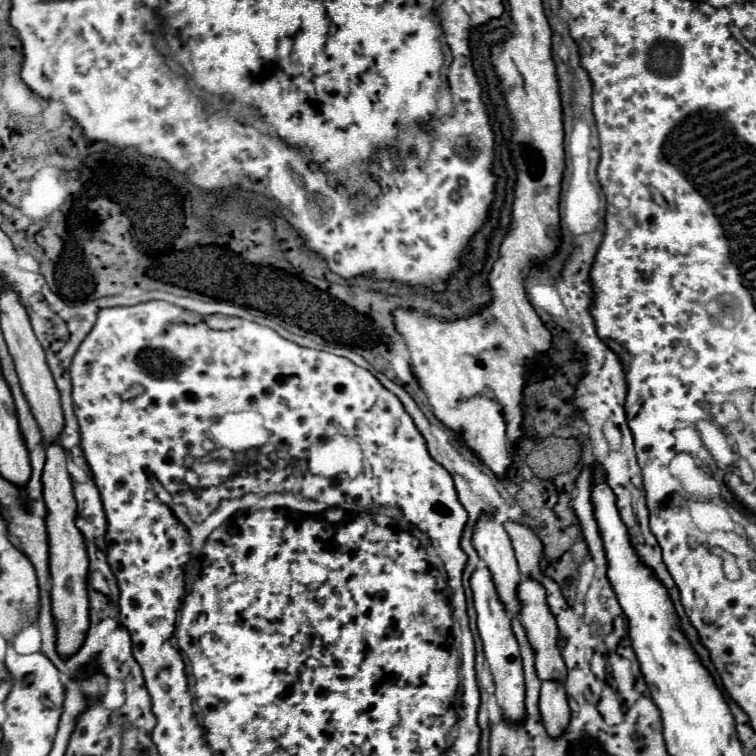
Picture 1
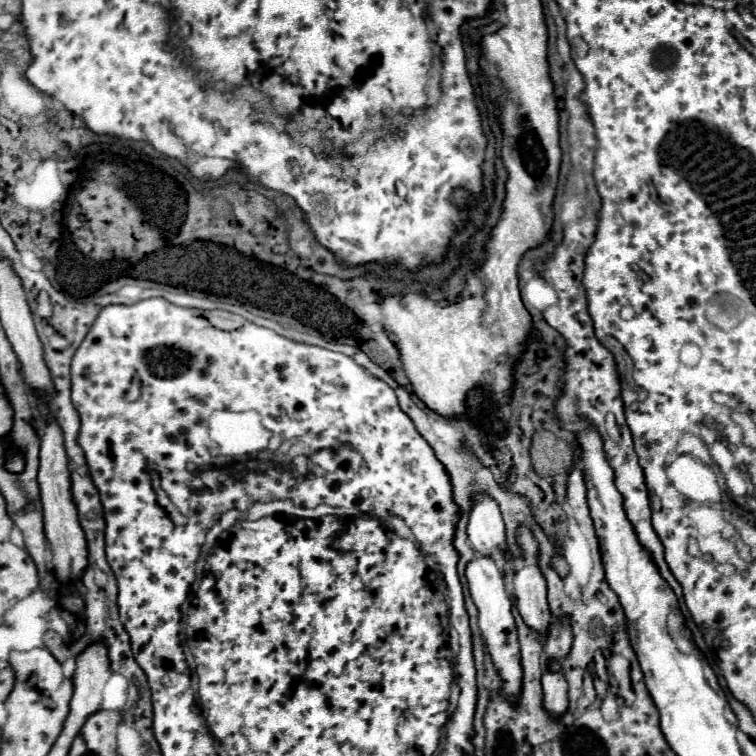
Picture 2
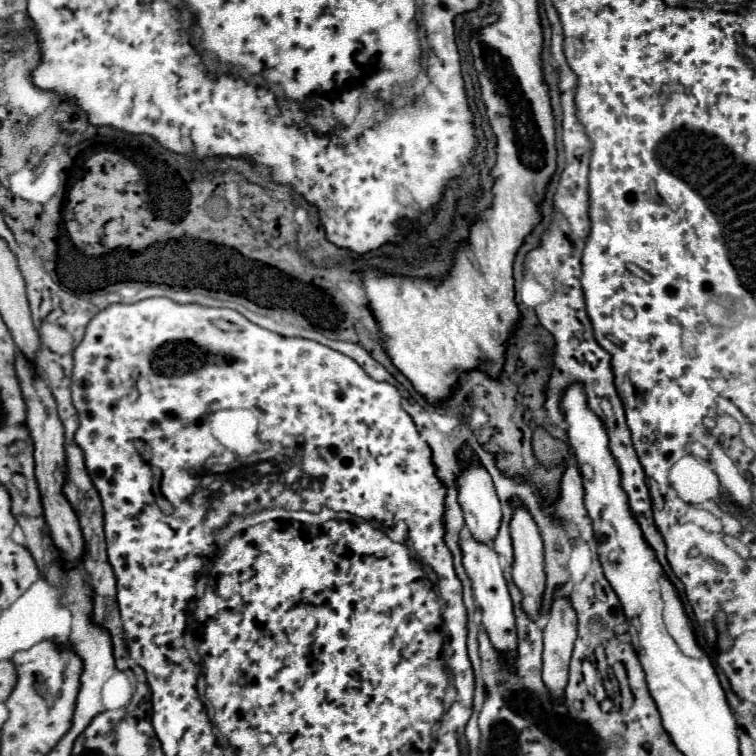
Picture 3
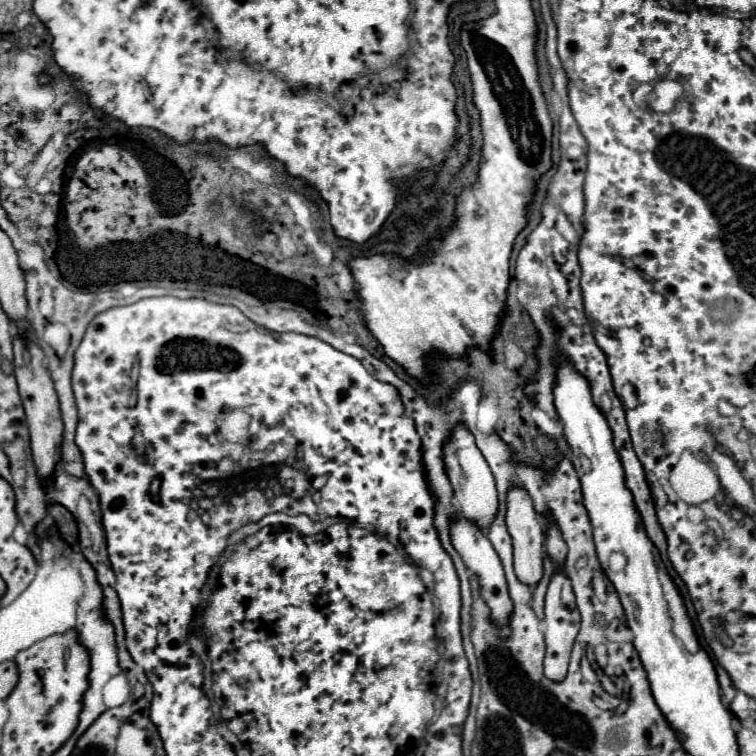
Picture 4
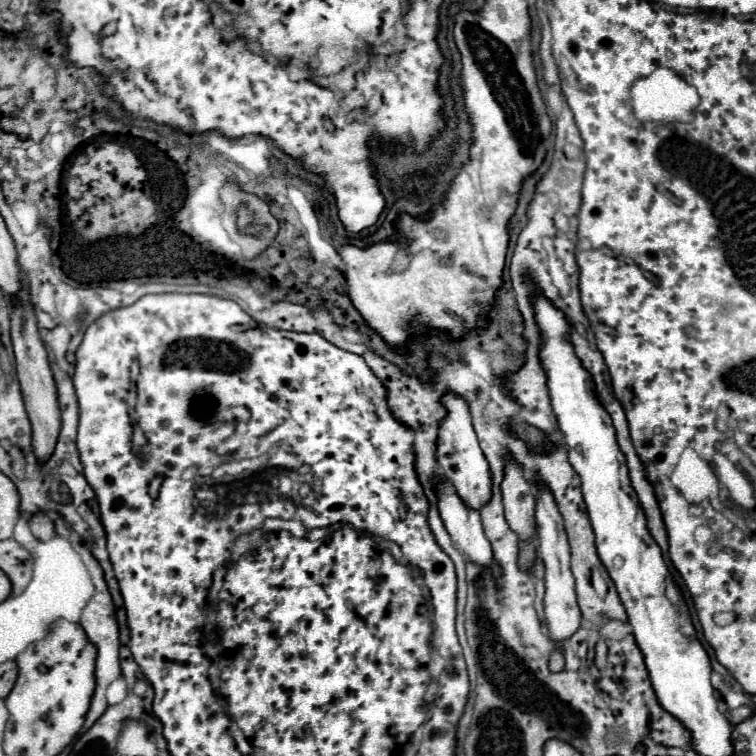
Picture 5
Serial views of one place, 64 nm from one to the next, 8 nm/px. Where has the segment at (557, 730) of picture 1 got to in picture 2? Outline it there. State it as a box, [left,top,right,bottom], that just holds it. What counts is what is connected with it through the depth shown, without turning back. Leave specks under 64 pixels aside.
[542,666,568,716]

